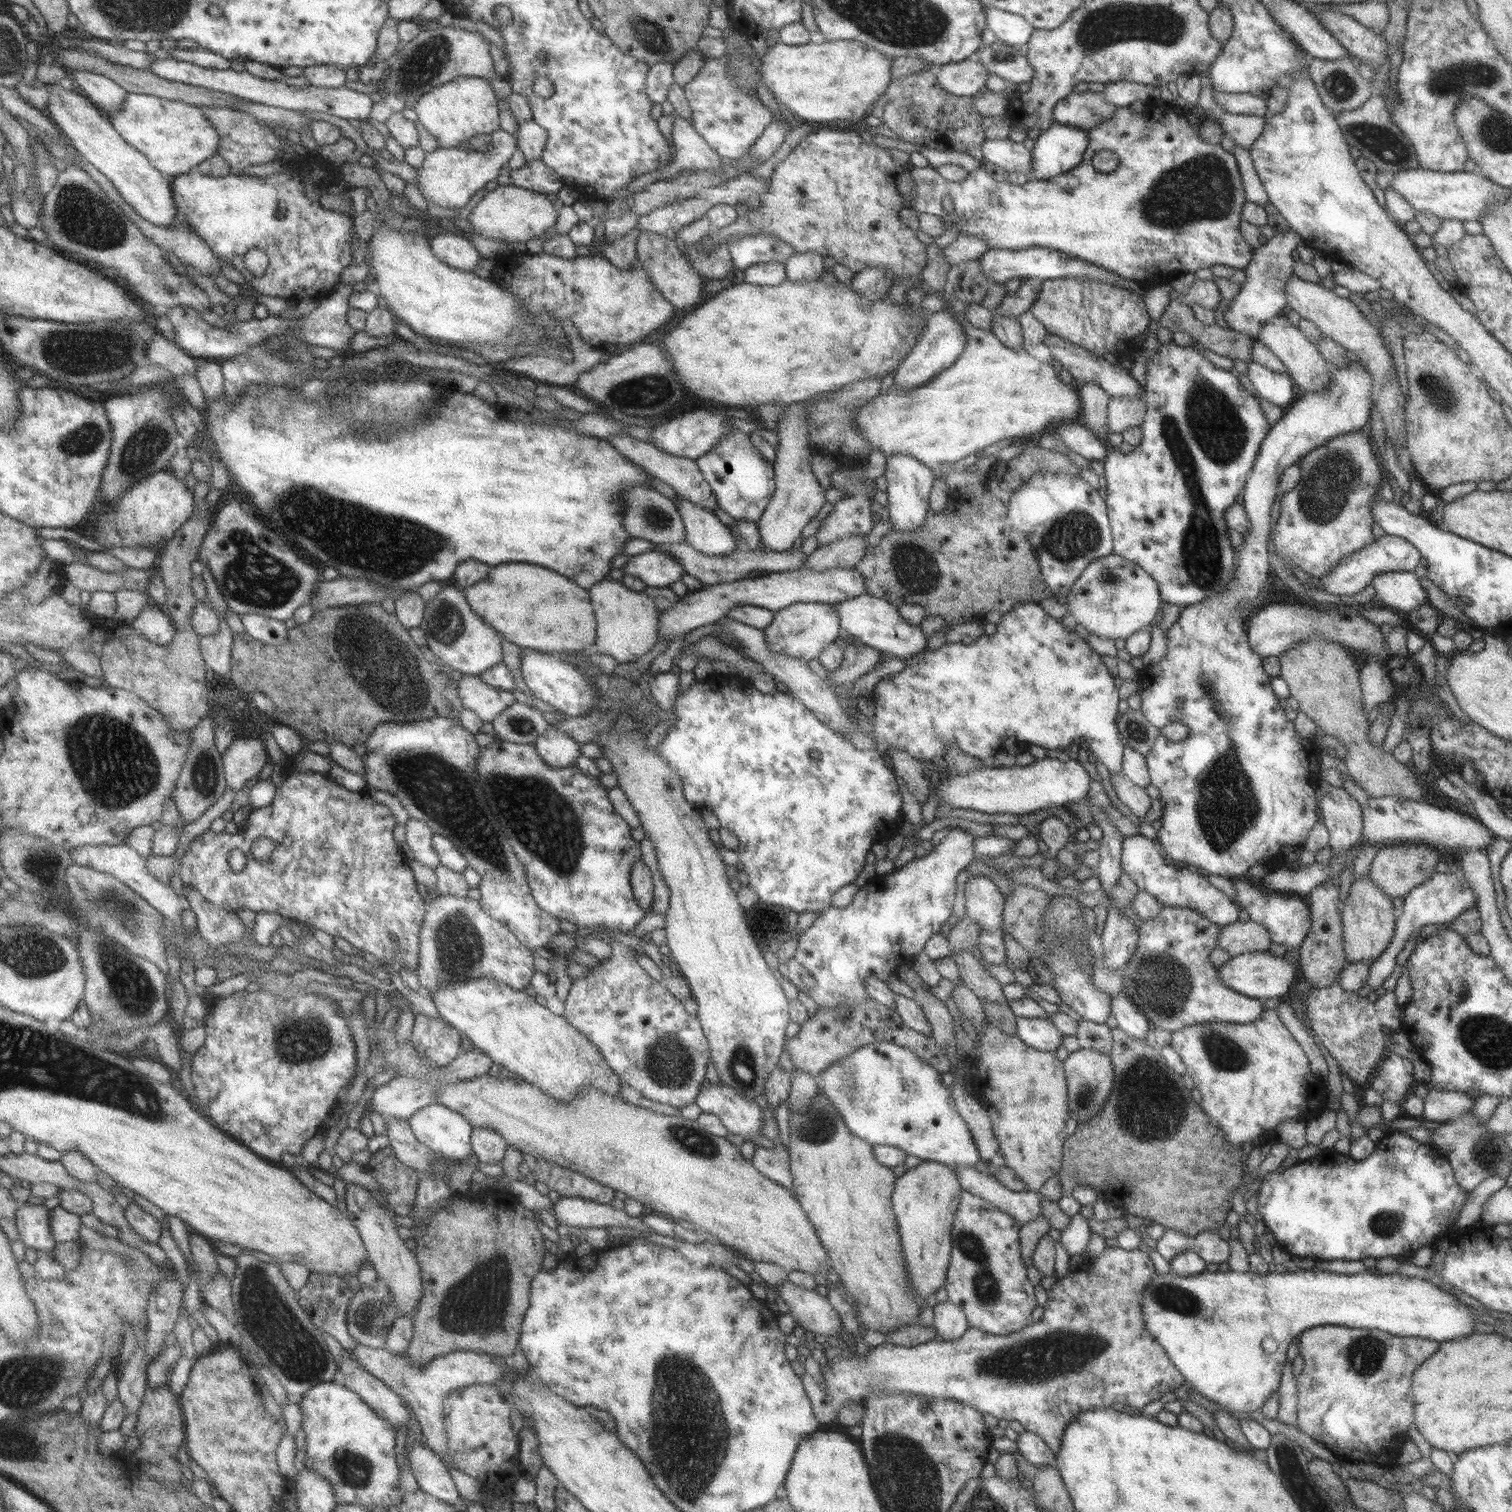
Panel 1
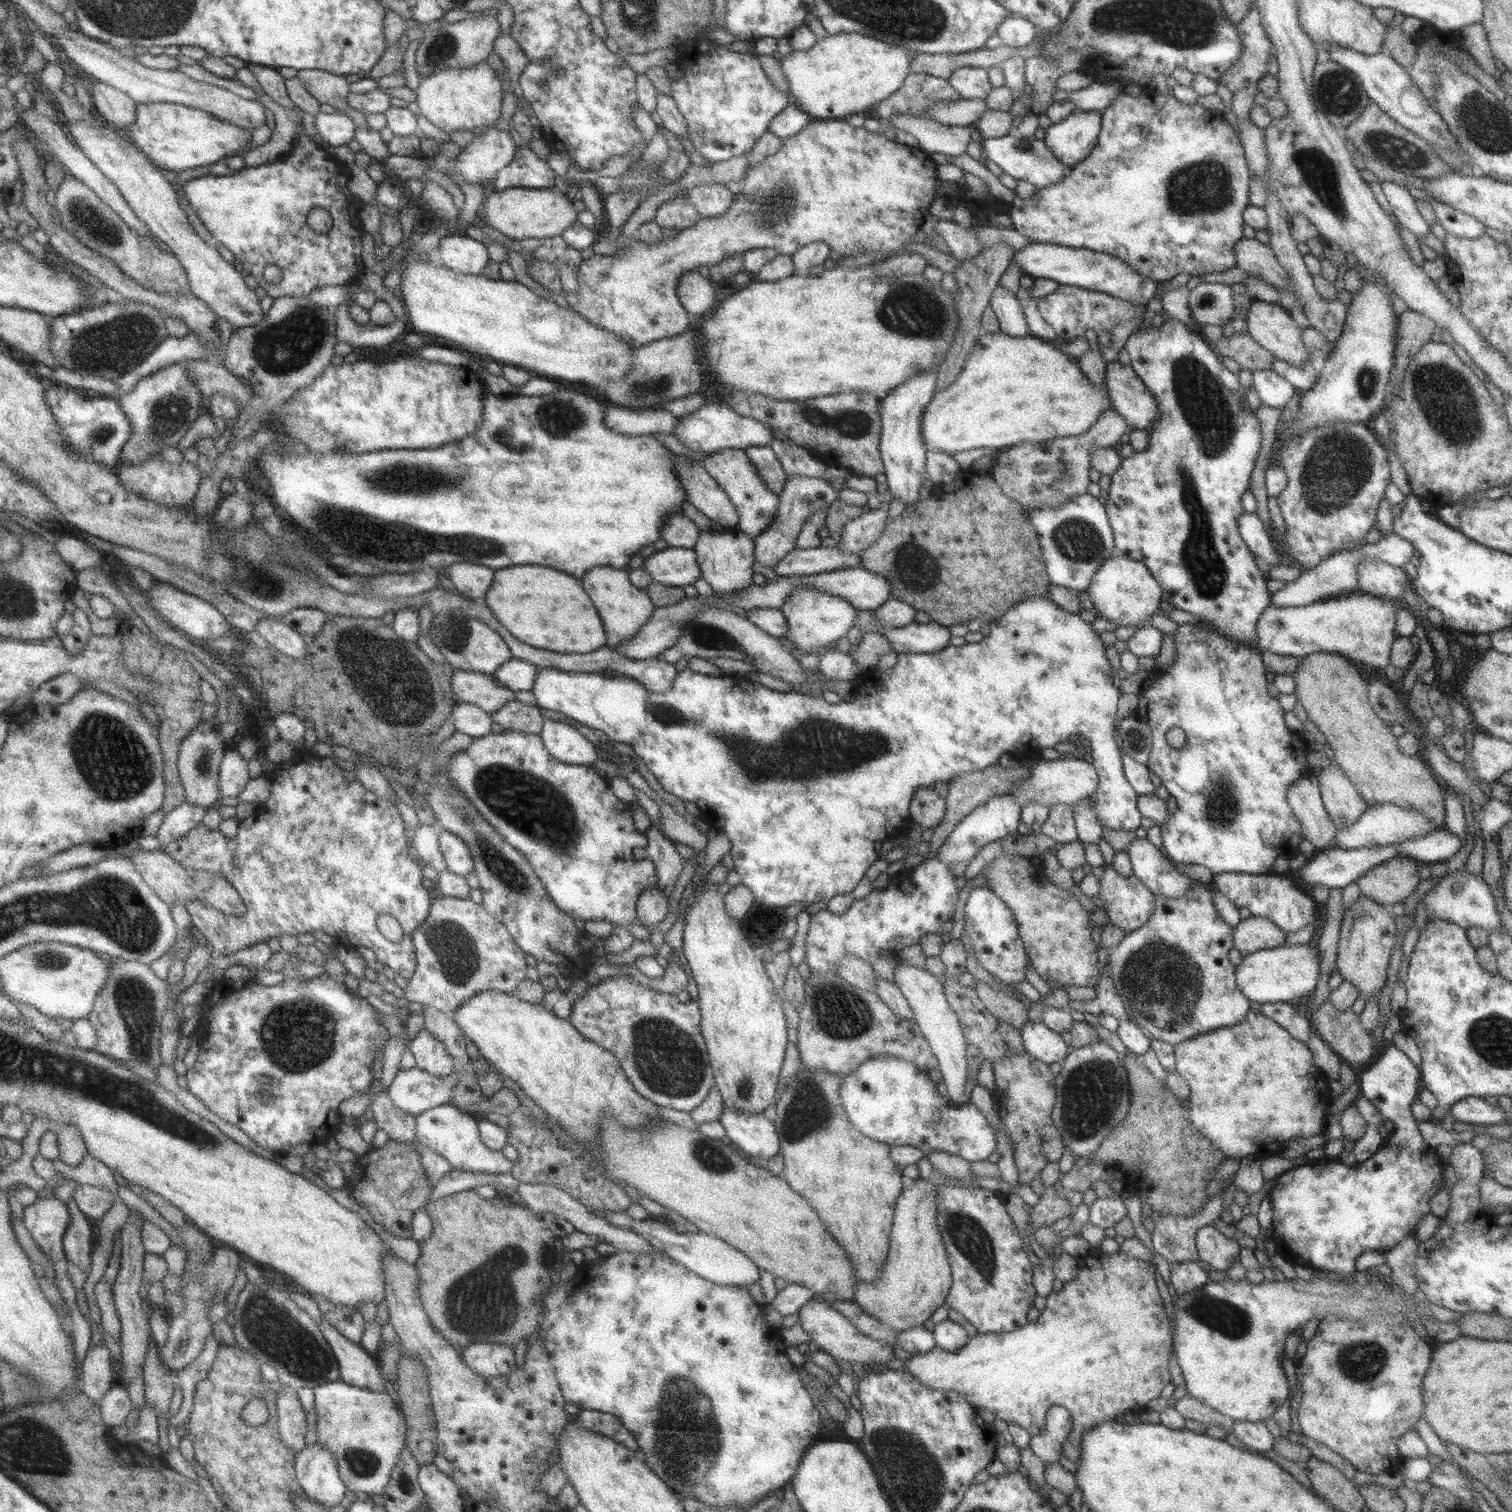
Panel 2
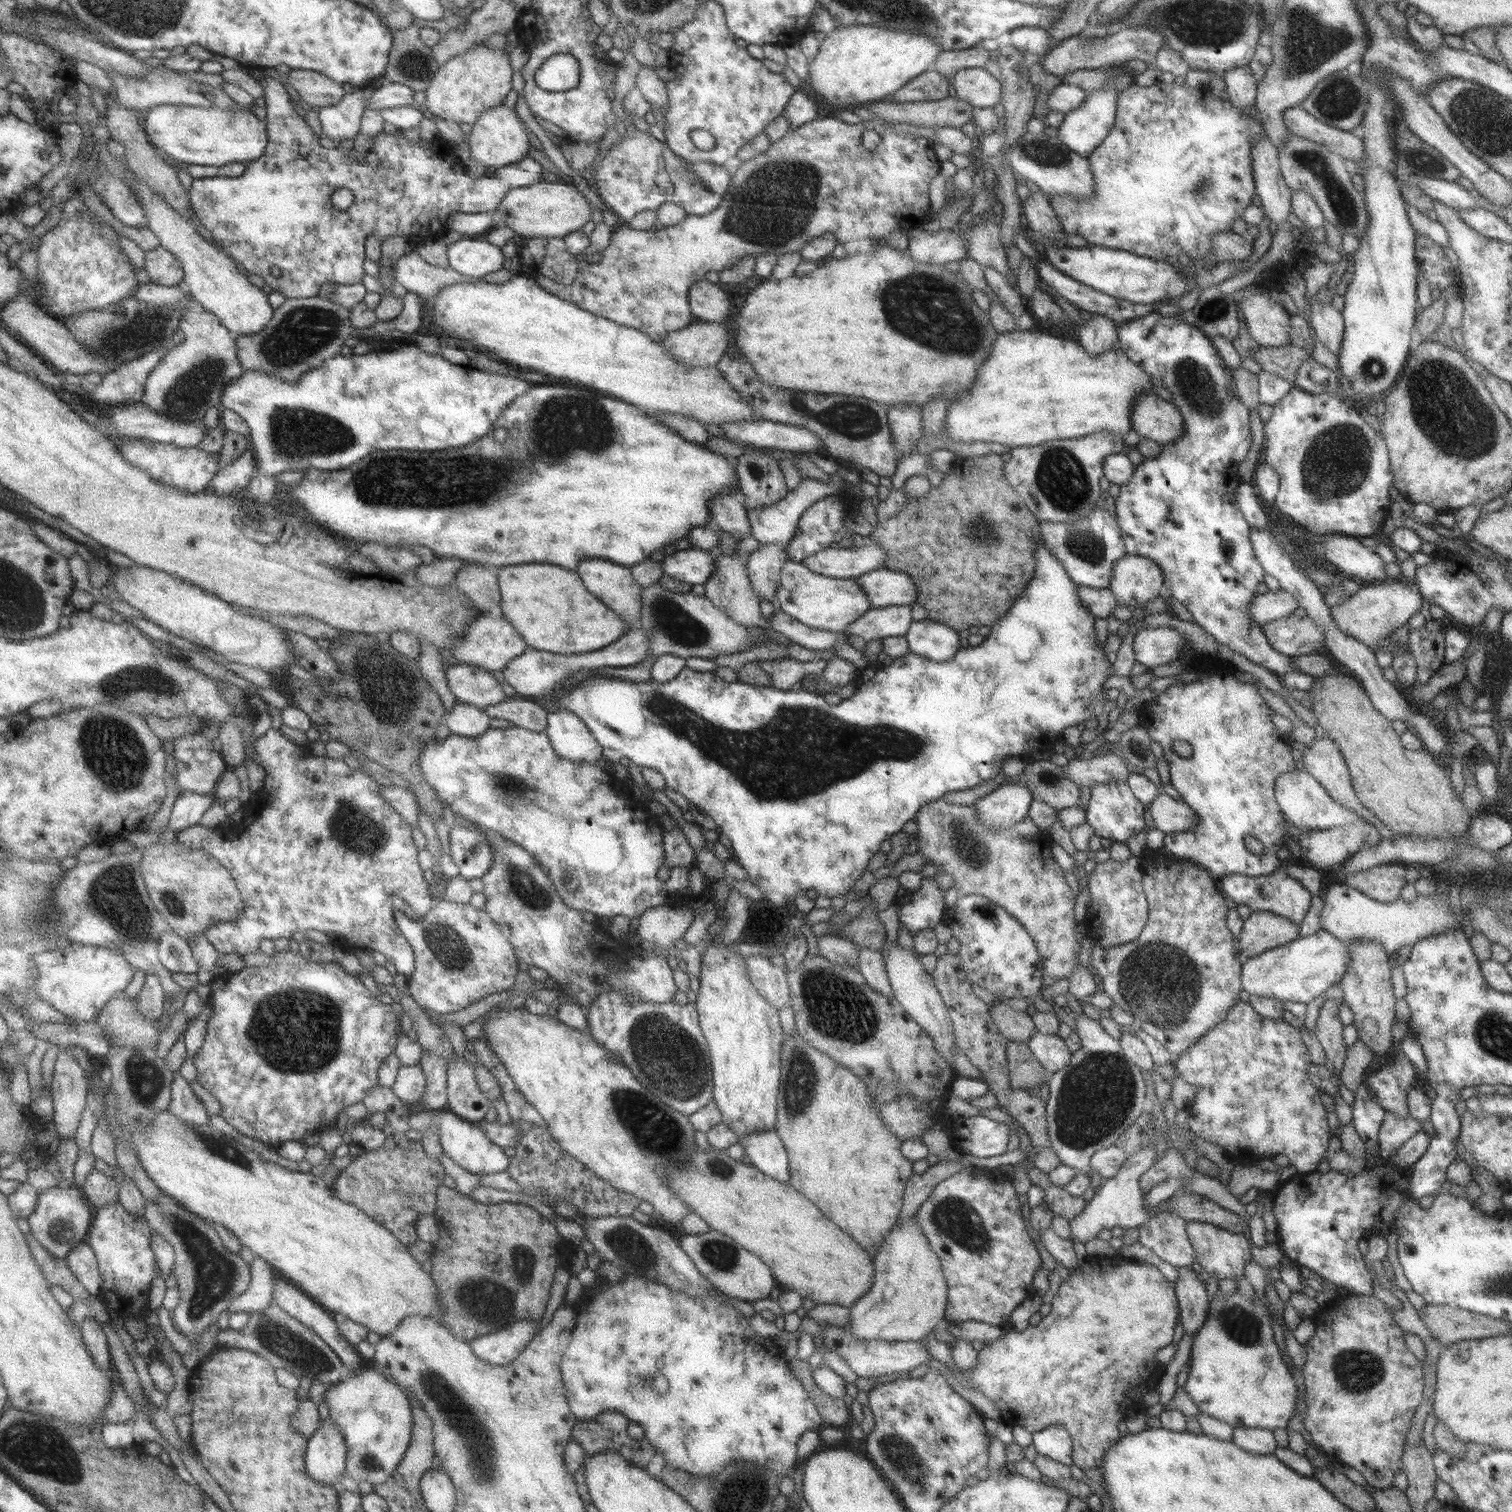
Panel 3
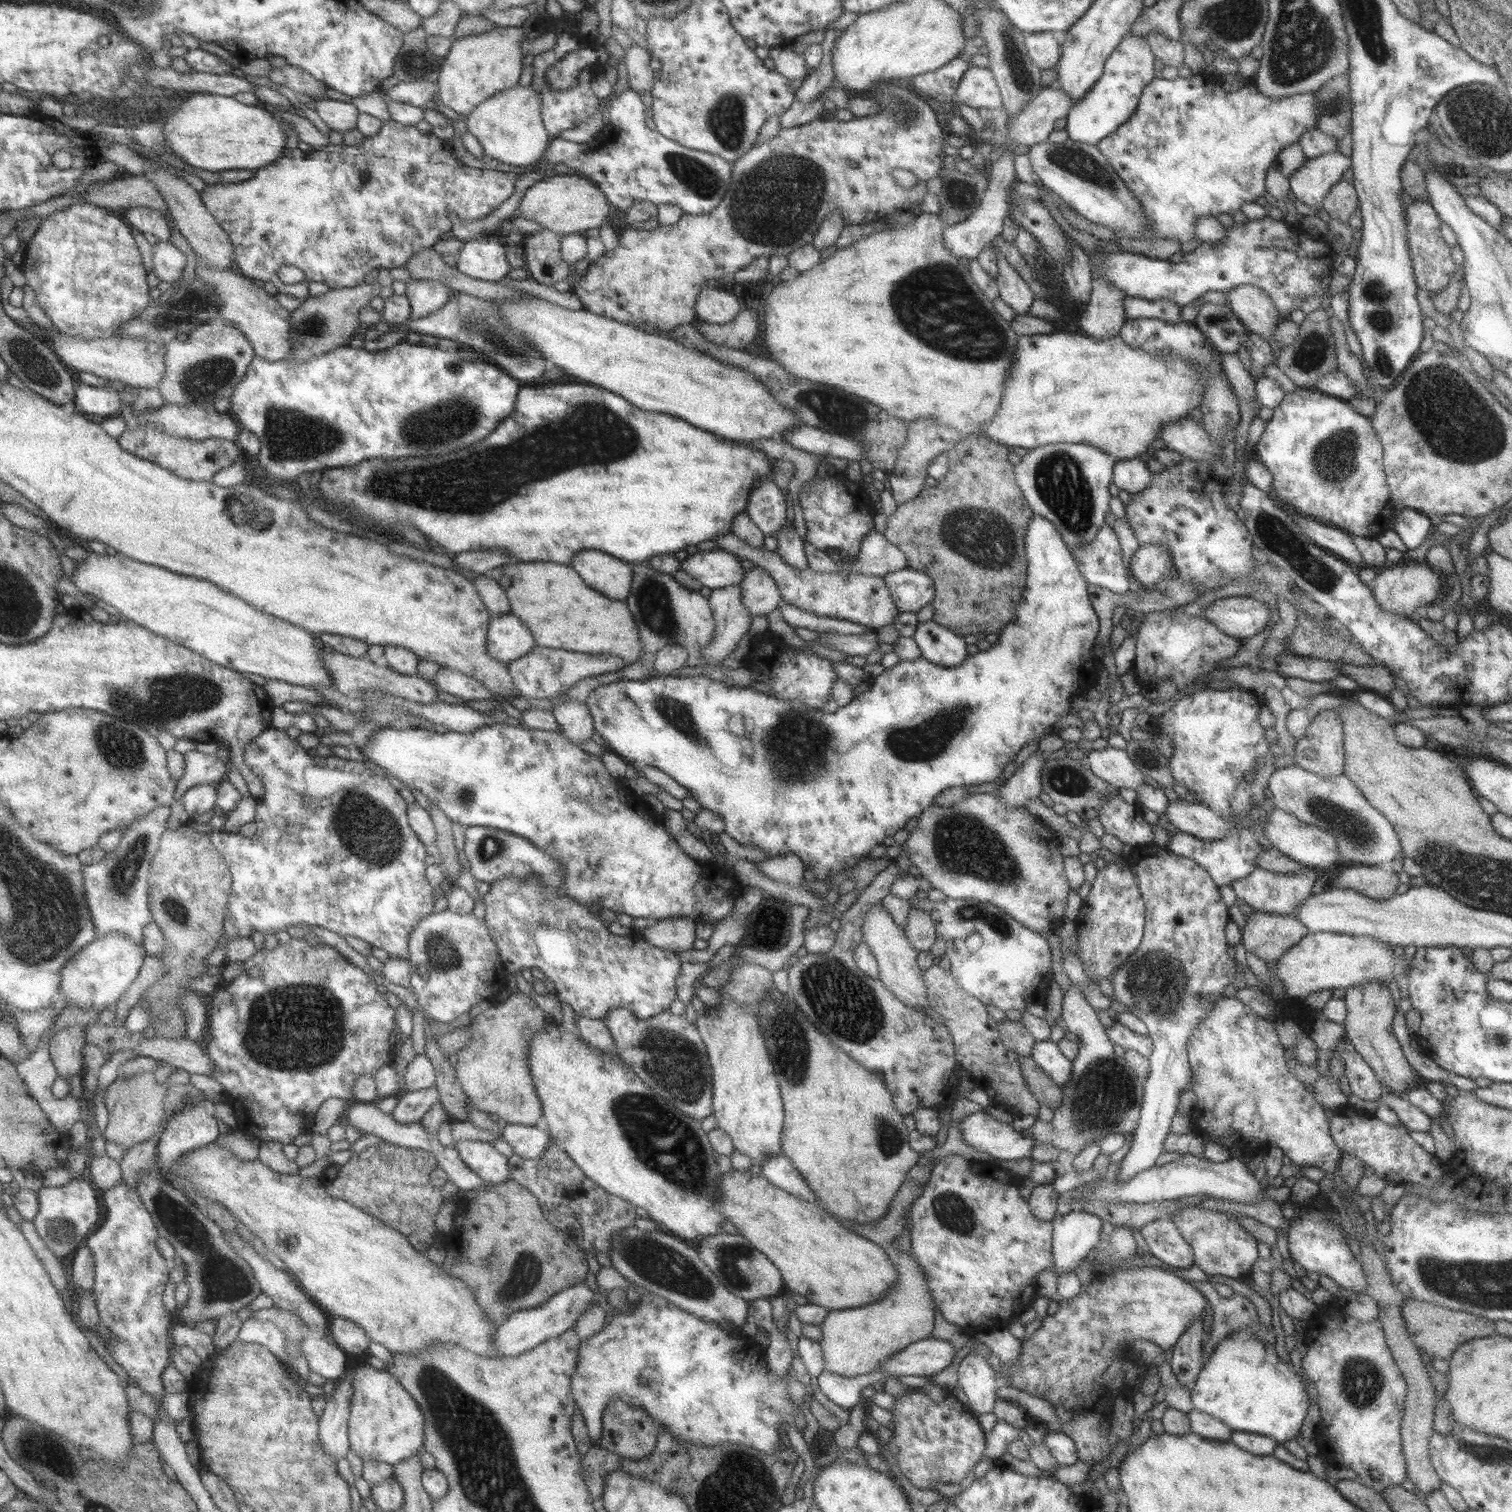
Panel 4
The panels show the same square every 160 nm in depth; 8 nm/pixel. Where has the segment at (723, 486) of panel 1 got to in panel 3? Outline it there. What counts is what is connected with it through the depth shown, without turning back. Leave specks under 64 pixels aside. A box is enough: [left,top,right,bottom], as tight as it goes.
[746,477,843,548]

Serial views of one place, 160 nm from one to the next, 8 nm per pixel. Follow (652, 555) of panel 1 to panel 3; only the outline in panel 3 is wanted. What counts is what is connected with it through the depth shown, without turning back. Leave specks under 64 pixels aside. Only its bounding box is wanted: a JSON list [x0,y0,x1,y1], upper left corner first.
[659,549,713,585]

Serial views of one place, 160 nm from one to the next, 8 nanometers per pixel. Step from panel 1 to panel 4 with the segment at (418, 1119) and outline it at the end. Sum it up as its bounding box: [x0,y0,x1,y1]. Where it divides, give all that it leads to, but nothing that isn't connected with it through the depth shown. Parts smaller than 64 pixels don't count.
[454,1140,509,1185]

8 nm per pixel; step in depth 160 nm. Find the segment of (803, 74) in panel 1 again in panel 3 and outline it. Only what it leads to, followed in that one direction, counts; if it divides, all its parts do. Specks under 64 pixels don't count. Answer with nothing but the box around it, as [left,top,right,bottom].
[806,24,941,108]

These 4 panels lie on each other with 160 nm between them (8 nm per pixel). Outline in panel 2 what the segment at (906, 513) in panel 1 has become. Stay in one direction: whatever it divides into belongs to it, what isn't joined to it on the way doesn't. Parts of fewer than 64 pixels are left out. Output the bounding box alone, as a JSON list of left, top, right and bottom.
[878,372,935,504]

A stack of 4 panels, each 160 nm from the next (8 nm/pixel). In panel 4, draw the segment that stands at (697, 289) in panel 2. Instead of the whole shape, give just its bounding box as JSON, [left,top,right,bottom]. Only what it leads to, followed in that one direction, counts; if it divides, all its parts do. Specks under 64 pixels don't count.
[694,285,741,324]

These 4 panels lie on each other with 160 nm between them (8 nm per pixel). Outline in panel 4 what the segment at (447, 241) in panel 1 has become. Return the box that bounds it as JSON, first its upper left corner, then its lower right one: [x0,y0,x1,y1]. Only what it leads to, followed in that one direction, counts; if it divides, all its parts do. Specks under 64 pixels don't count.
[456,237,509,281]

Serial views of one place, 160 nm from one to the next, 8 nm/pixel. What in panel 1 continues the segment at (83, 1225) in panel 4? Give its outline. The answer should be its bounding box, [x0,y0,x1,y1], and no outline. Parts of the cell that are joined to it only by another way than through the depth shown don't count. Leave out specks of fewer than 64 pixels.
[16,1204,57,1254]

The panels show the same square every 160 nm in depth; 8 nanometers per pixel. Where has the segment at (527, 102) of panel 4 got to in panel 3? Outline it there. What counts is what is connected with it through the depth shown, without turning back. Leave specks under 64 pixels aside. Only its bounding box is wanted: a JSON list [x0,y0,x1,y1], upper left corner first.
[469,105,529,170]

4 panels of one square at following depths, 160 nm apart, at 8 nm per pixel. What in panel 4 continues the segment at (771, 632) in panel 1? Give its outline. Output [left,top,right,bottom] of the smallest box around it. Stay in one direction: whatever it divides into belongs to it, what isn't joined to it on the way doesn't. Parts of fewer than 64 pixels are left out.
[711,533,899,630]

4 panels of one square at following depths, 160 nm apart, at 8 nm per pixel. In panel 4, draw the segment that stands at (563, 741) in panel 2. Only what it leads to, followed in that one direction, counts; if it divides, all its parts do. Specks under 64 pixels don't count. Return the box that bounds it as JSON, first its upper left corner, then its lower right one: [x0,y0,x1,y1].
[551,700,593,745]

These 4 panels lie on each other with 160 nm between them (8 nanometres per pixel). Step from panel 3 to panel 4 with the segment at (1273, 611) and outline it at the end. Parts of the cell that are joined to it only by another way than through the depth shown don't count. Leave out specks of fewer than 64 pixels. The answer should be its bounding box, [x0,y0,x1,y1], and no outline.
[1201,595,1269,640]

